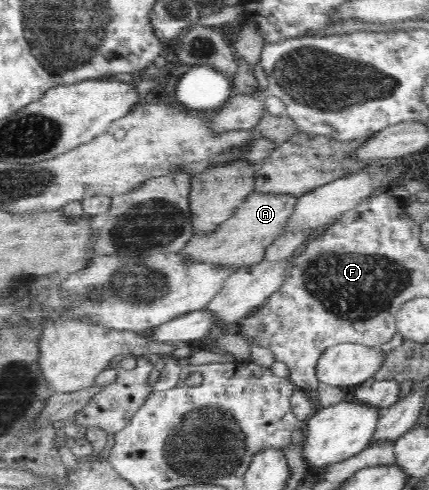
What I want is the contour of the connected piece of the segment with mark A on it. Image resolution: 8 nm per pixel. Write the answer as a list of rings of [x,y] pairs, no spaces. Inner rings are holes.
[[[253,191],[231,218],[221,222],[213,234],[194,234],[179,253],[189,261],[199,261],[223,267],[238,268],[263,261],[265,250],[285,232],[285,226],[295,210],[297,197],[288,194],[259,193]]]

